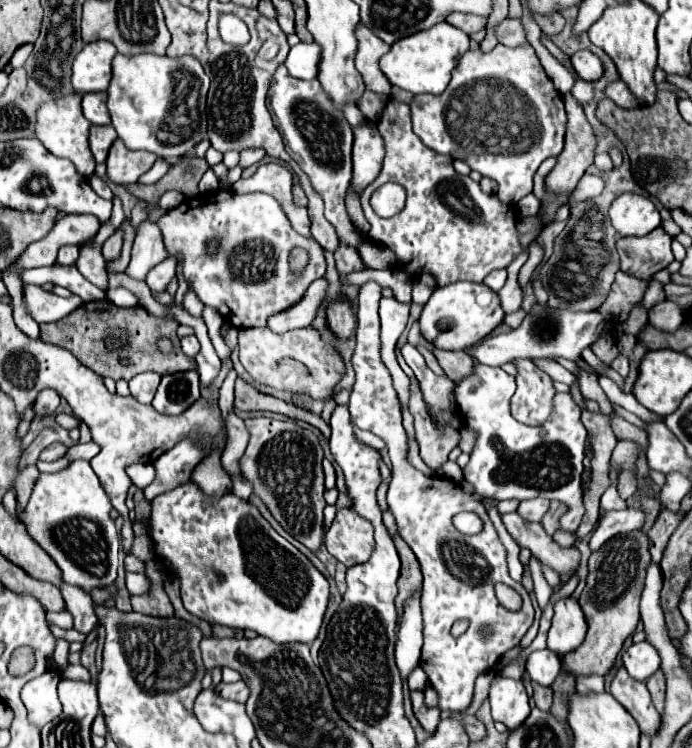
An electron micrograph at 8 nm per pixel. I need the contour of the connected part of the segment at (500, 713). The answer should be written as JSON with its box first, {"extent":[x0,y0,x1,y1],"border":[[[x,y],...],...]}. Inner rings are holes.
{"extent":[488,671,530,731],"border":[[[500,671],[494,673],[488,701],[492,707],[494,721],[504,723],[510,731],[514,731],[526,717],[530,715],[528,695],[522,681],[514,681],[504,677]]]}

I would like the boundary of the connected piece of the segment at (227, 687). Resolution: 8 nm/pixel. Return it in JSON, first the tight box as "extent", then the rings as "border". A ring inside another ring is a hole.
{"extent":[216,681,250,703],"border":[[[236,681],[236,683],[220,683],[216,687],[216,693],[224,699],[232,699],[232,701],[238,701],[238,703],[246,703],[248,695],[250,695],[250,689],[244,681]]]}

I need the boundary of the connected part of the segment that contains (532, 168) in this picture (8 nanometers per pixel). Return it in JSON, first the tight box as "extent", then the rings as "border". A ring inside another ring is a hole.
{"extent":[410,43,564,205],"border":[[[530,43],[524,47],[496,45],[490,53],[470,49],[454,69],[446,91],[440,95],[416,95],[410,109],[414,133],[424,141],[426,147],[452,155],[454,159],[468,163],[470,169],[478,171],[482,177],[494,179],[498,183],[498,199],[508,205],[516,205],[522,197],[532,193],[532,179],[540,163],[548,157],[556,157],[564,147],[564,101],[544,73],[544,67],[540,65]],[[490,77],[494,81],[494,93],[492,89],[488,91],[490,81],[484,81]]]}

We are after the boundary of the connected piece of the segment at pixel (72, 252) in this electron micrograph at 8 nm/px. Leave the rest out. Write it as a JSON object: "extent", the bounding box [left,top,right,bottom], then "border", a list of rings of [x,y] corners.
{"extent":[56,239,92,267],"border":[[[92,239],[80,243],[80,245],[64,245],[64,247],[60,247],[58,257],[56,257],[56,265],[60,265],[60,267],[74,267],[76,261],[78,261],[78,255],[80,255],[80,247],[88,245],[88,243],[92,243]]]}

